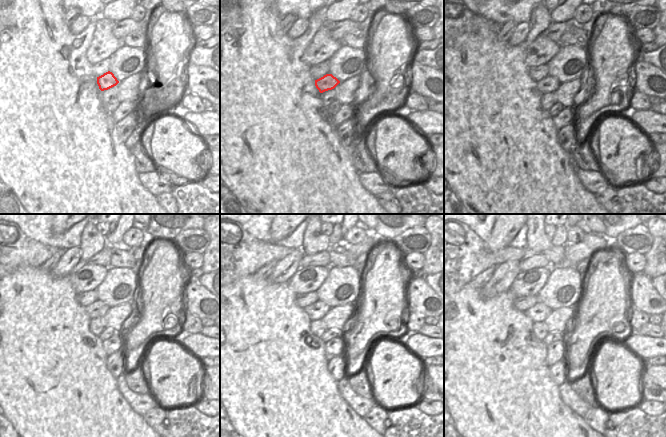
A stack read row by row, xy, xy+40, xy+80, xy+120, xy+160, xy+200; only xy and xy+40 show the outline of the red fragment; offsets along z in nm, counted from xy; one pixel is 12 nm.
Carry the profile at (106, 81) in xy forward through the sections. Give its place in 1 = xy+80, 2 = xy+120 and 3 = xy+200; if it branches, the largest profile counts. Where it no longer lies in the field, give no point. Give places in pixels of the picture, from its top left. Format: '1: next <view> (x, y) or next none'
1: next xy+80 (549, 84)
2: next xy+120 (97, 309)
3: next xy+200 (539, 312)

